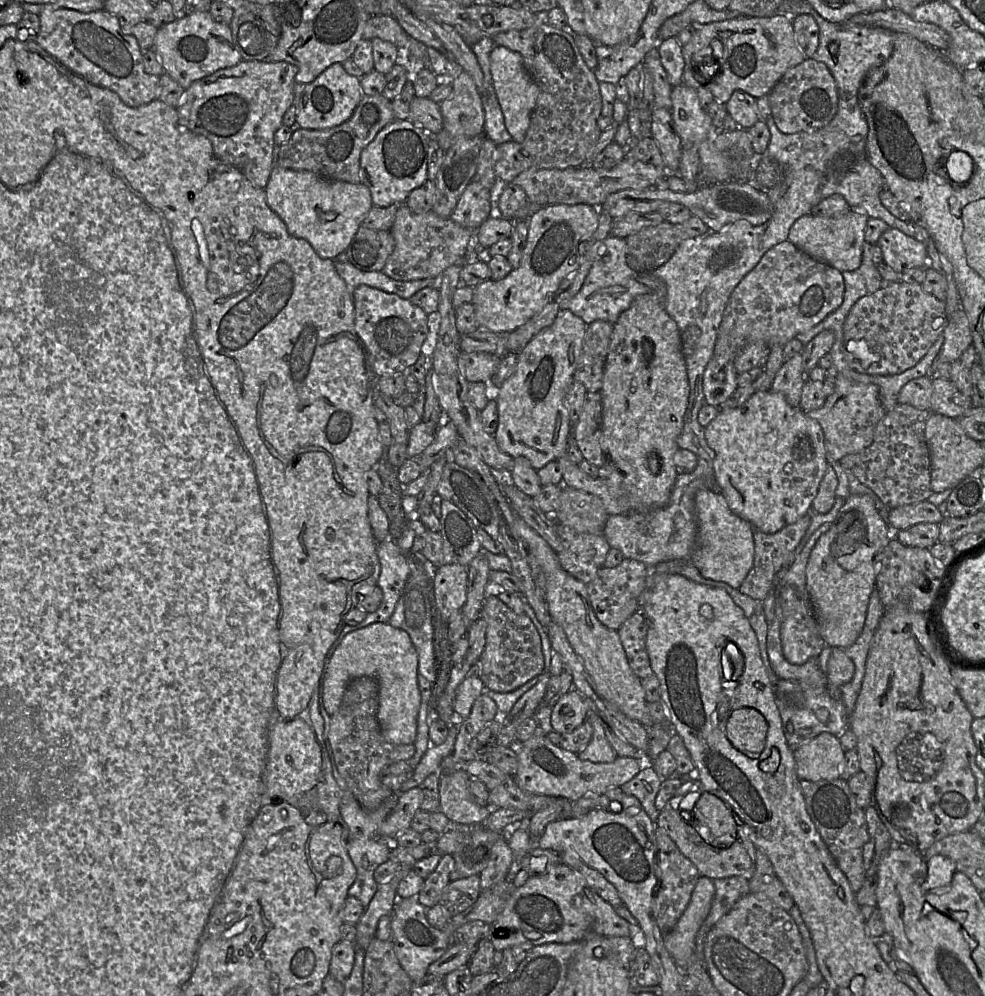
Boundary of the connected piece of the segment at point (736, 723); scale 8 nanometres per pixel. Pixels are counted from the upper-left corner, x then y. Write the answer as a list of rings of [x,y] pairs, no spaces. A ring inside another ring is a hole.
[[[754,708],[733,710],[727,719],[726,737],[734,748],[750,758],[758,758],[767,735],[767,722]]]

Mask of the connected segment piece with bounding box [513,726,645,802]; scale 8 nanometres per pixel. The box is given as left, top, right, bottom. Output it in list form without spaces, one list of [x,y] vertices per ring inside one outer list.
[[[538,726],[528,740],[517,745],[518,770],[514,775],[517,785],[525,792],[548,797],[562,797],[572,802],[584,796],[605,794],[609,789],[621,787],[641,770],[643,756],[618,756],[612,763],[594,763],[581,760],[577,754],[554,745]]]

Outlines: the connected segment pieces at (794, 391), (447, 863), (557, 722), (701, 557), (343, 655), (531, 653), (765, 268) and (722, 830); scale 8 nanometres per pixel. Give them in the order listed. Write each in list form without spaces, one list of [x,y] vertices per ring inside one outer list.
[[[797,353],[785,360],[773,380],[772,390],[782,393],[789,405],[800,407],[802,388],[806,379],[802,353]]]
[[[443,854],[435,870],[424,879],[424,885],[417,899],[425,908],[440,903],[443,890],[451,881],[449,875],[454,865],[453,855]]]
[[[574,688],[561,696],[552,708],[553,730],[563,735],[582,725],[589,715],[588,699]]]
[[[718,490],[697,491],[695,515],[698,525],[697,544],[689,560],[704,578],[725,582],[739,589],[754,562],[753,526],[731,511],[725,497]]]
[[[375,622],[348,633],[342,639],[327,662],[322,683],[322,702],[330,716],[338,711],[350,682],[362,676],[372,677],[378,683],[377,720],[384,739],[392,744],[413,744],[416,739],[421,695],[418,685],[418,655],[409,635],[389,623]]]
[[[487,596],[481,611],[486,621],[486,643],[480,657],[480,678],[486,688],[512,692],[544,672],[541,637],[526,613],[515,614],[498,596]]]
[[[788,239],[770,248],[759,263],[739,282],[733,290],[718,330],[718,338],[712,358],[703,375],[705,403],[720,406],[737,389],[737,370],[734,361],[740,350],[752,342],[764,342],[769,348],[784,345],[824,320],[843,302],[844,279],[842,273],[827,263],[818,261],[798,249]]]
[[[704,792],[696,802],[690,825],[709,845],[724,849],[737,837],[737,824],[730,806],[710,792]]]

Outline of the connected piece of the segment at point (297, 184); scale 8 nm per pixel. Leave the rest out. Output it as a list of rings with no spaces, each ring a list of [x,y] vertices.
[[[275,165],[271,172],[268,184],[265,187],[265,192],[267,205],[284,221],[288,233],[296,238],[302,238],[307,240],[311,244],[317,255],[323,259],[334,260],[336,256],[338,256],[340,253],[346,252],[359,227],[362,225],[363,220],[366,218],[373,206],[371,192],[369,188],[363,183],[349,183],[344,181],[328,180],[311,171],[295,171],[282,168],[278,165]]]

